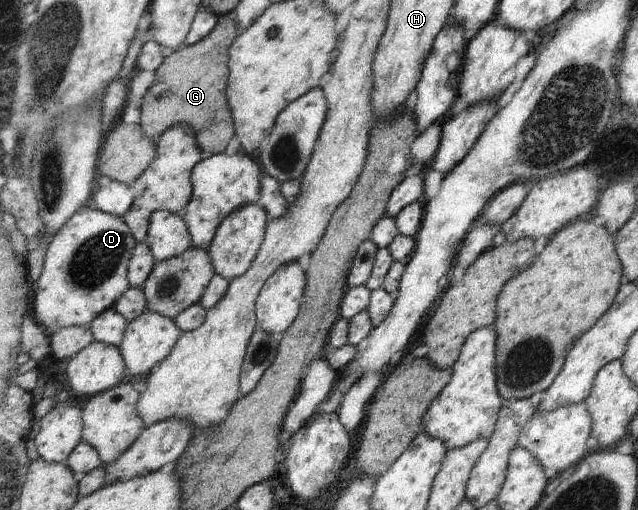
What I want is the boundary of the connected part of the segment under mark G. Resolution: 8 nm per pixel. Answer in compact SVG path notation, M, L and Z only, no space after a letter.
M235 19L224 20L199 43L183 45L167 53L141 107L140 124L151 139L174 125L187 124L194 129L198 146L203 151L223 154L233 135L236 135L227 95L231 76L228 51L242 31Z

